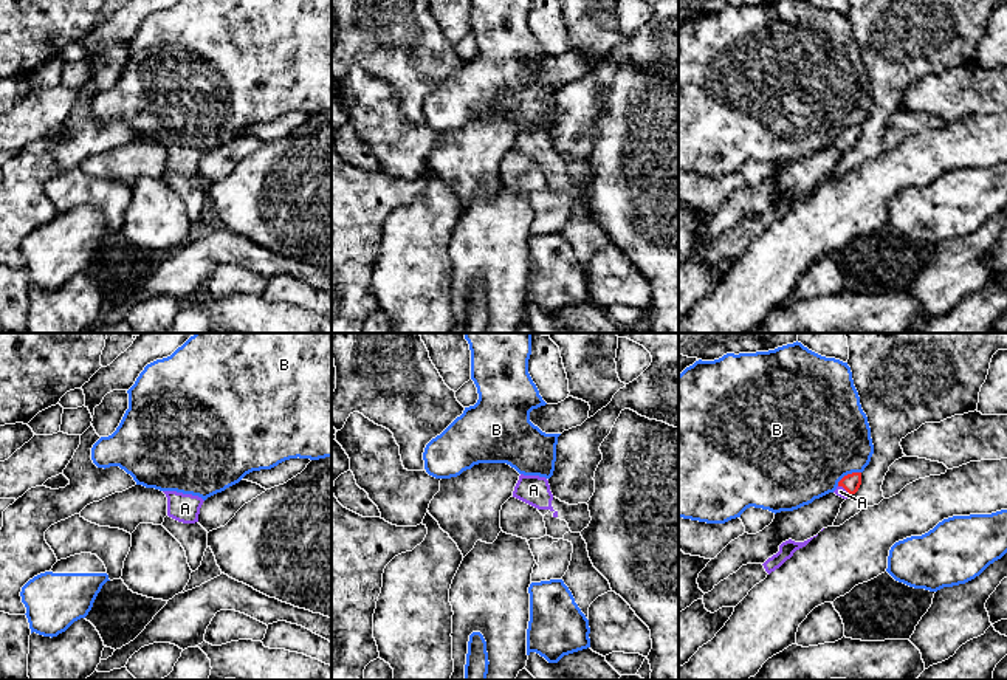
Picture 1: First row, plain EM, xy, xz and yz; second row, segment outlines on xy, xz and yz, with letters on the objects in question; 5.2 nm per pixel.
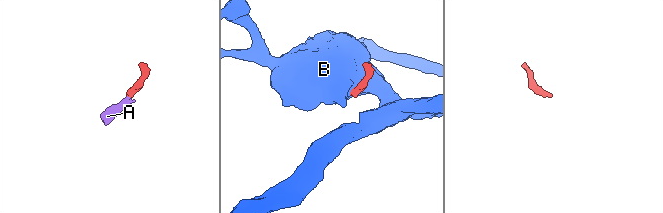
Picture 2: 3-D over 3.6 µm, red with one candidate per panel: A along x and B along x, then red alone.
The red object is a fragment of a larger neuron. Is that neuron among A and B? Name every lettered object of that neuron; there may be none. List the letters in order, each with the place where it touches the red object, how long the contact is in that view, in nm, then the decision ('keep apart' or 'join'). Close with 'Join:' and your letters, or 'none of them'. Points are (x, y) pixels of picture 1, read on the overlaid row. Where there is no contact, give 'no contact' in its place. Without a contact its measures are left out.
A: yz (845, 488) | 80 nm | join
B: yz (848, 474) | 150 nm | keep apart
Join: A

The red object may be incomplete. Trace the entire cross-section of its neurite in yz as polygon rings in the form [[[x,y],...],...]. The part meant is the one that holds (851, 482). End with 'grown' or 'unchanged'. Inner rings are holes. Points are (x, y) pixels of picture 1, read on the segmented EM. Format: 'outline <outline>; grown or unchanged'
outline [[[852,472],[844,476],[837,489],[833,491],[837,496],[847,499],[851,494],[855,494],[861,485],[861,472]]]; grown

